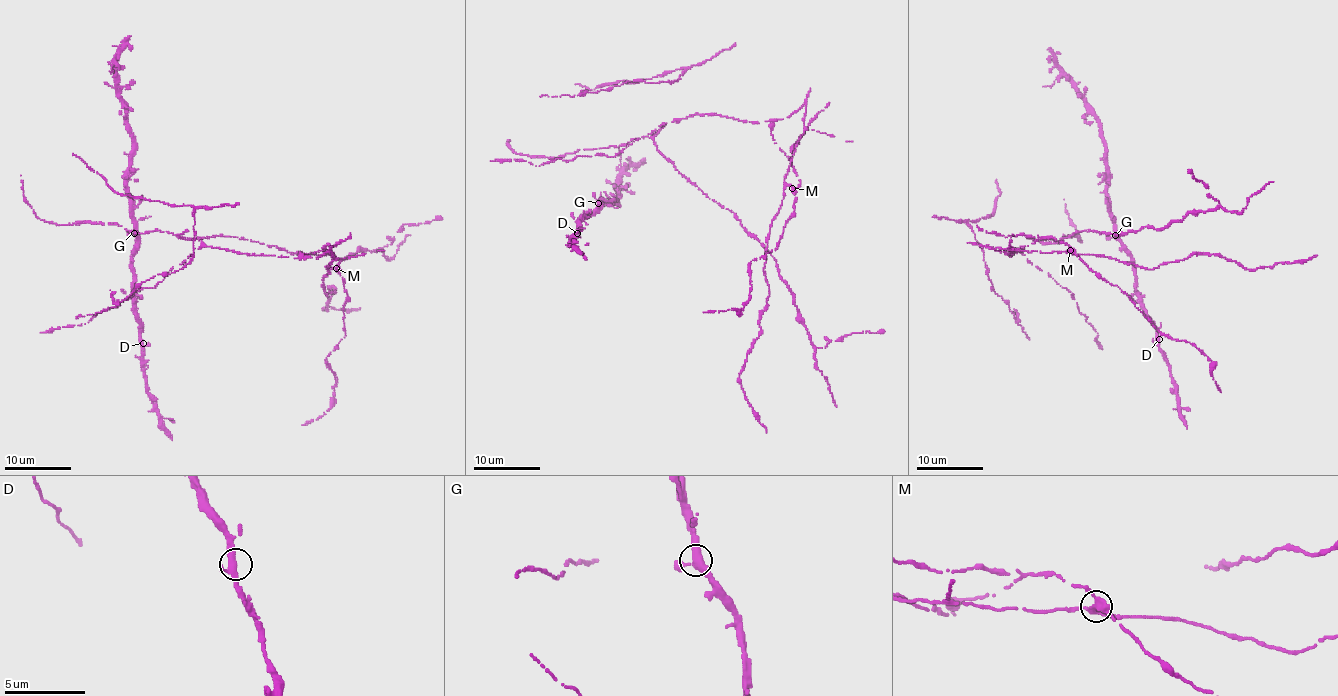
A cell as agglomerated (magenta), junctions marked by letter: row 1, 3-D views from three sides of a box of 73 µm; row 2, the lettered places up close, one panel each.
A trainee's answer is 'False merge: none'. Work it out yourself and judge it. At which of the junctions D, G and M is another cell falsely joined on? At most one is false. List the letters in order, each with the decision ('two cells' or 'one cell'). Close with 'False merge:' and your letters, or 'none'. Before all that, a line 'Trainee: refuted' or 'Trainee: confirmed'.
Trainee: refuted
D: one cell
G: one cell
M: two cells
False merge: M

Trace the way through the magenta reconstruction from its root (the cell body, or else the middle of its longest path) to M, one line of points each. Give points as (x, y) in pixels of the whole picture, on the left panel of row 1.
M: (129, 298), (155, 288), (201, 247), (294, 258), (330, 252), (336, 259), (325, 267), (335, 268)

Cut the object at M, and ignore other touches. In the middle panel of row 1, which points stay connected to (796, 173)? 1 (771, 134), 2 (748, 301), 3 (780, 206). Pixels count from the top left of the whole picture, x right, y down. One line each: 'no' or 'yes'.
1: yes
2: yes
3: no

